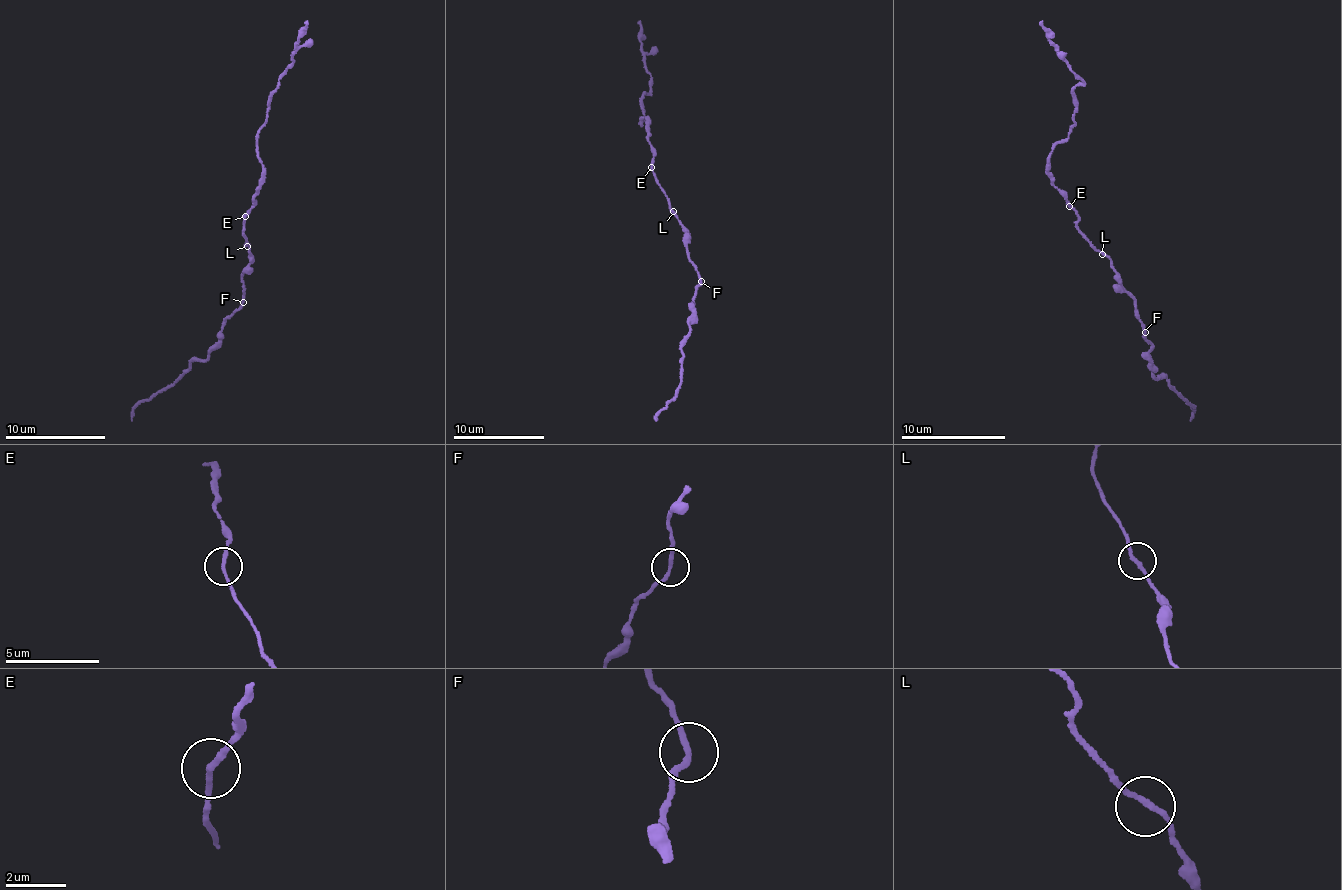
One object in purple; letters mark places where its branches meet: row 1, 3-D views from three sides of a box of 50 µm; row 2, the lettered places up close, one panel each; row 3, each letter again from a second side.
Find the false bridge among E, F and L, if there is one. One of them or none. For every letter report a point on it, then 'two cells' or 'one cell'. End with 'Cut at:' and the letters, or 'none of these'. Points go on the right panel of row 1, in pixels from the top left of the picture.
E: at (1069, 206); one cell
F: at (1145, 332); one cell
L: at (1102, 254); one cell
Cut at: none of these

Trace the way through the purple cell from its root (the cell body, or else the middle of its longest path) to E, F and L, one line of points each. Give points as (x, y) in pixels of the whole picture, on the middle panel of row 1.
E: (667, 198), (653, 176), (651, 167)
F: (667, 198), (670, 211), (686, 230), (690, 258), (701, 281)
L: (667, 198), (673, 212)

